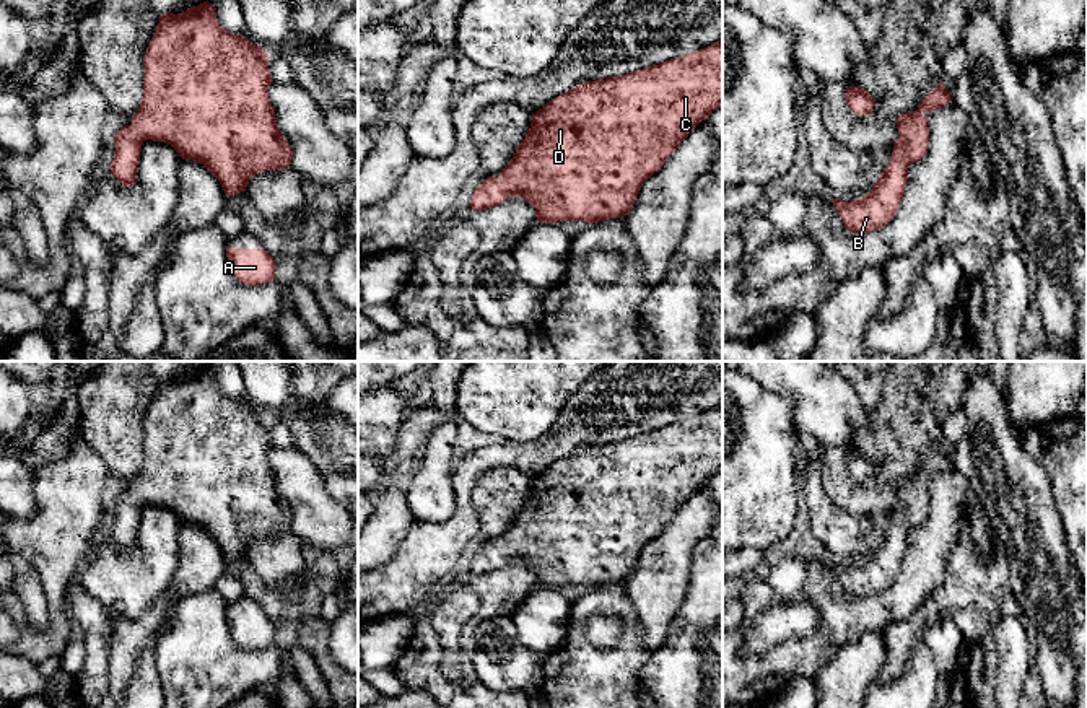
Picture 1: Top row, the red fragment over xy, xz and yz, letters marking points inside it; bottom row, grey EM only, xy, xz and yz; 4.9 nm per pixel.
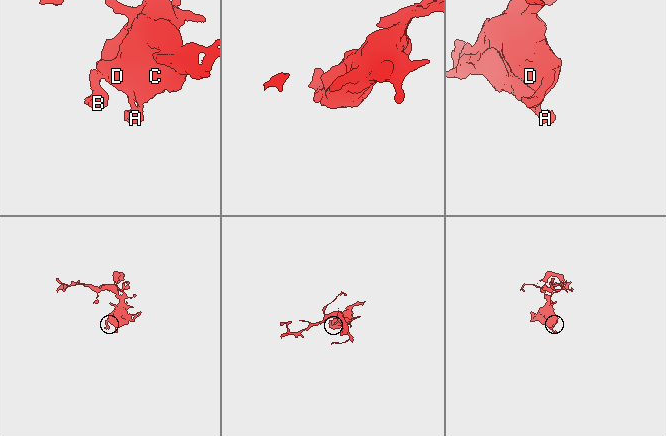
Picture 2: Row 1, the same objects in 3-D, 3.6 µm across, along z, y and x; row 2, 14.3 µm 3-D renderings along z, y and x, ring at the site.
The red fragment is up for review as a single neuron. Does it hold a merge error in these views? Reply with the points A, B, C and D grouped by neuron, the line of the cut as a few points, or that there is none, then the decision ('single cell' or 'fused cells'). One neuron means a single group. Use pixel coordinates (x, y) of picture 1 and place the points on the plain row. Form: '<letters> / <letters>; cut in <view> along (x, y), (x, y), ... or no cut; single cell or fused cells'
A B C D; no cut; single cell

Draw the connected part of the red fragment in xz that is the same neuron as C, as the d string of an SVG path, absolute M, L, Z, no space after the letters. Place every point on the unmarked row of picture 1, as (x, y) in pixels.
M722 404L713 410L700 413L696 417L685 418L679 423L666 425L659 430L653 430L638 436L630 436L622 441L609 441L605 444L594 444L579 448L565 459L557 461L547 467L542 474L532 479L530 493L524 505L517 509L514 521L509 524L508 531L500 537L498 542L491 540L485 544L470 563L470 573L487 575L503 568L508 562L522 562L534 573L539 588L560 588L560 586L586 586L589 589L599 588L610 583L626 581L631 575L643 547L657 537L669 521L680 511L680 508L688 501L688 498L709 479L722 470Z

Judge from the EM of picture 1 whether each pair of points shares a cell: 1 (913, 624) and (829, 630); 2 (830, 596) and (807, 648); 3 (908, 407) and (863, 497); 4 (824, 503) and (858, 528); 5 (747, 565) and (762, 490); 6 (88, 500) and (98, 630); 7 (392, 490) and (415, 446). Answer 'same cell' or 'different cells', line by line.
1: different cells
2: same cell
3: same cell
4: same cell
5: different cells
6: different cells
7: same cell

